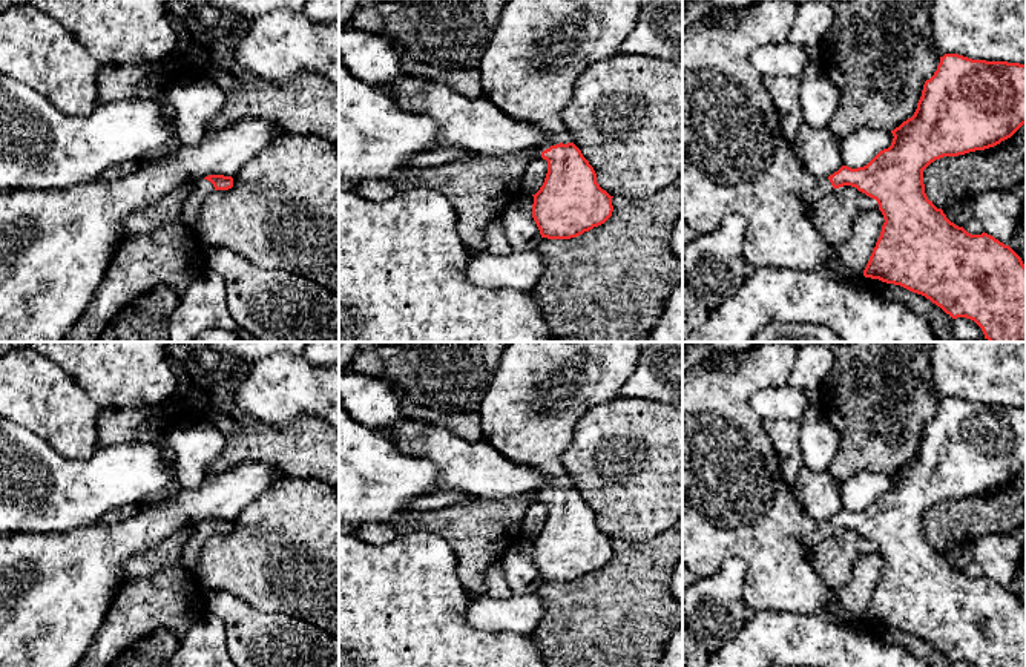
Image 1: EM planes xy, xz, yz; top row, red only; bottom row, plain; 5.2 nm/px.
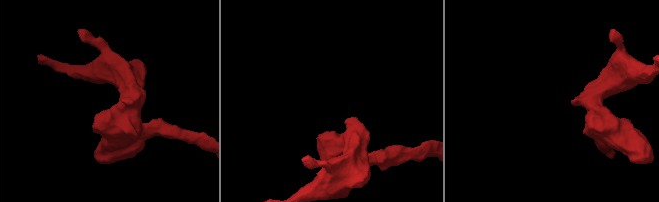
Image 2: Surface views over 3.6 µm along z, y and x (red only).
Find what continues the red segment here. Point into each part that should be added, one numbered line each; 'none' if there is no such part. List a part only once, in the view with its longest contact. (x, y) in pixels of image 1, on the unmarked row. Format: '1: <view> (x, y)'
1: xz (540, 390)

